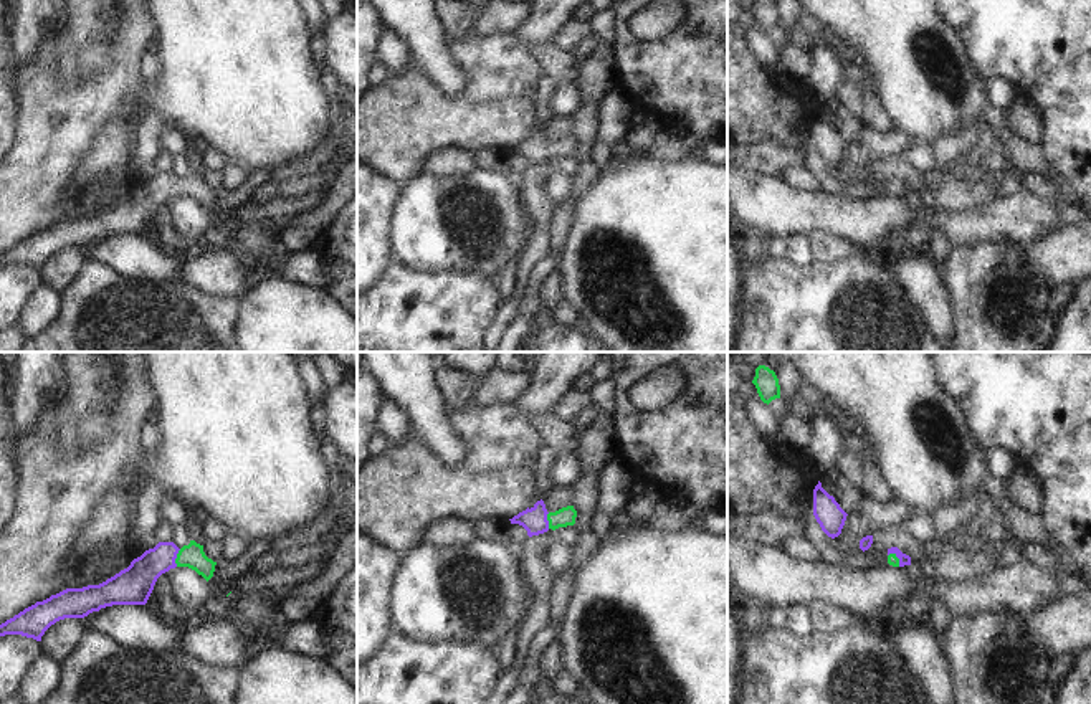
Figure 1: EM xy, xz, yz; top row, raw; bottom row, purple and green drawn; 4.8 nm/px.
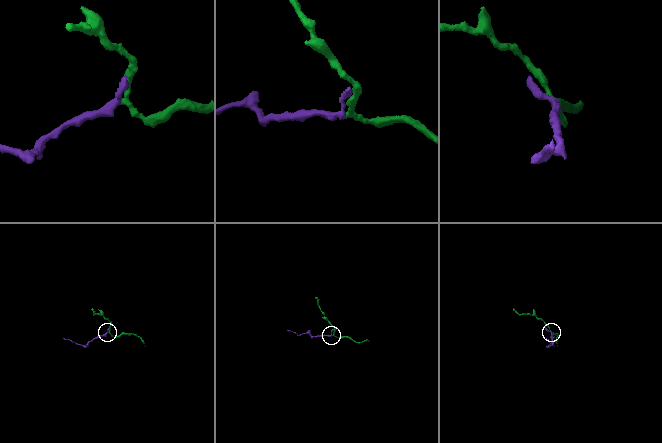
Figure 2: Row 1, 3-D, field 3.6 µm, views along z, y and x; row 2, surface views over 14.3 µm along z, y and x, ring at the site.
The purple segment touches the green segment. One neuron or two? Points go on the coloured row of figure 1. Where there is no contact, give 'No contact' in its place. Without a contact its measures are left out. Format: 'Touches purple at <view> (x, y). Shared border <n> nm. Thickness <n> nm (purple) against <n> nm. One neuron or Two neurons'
Touches purple at xy (176, 557). Shared border 90 nm. Thickness 190 nm (purple) against 120 nm. One neuron.

